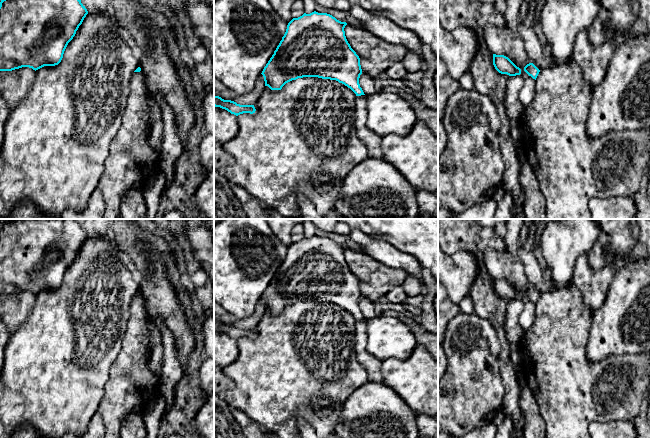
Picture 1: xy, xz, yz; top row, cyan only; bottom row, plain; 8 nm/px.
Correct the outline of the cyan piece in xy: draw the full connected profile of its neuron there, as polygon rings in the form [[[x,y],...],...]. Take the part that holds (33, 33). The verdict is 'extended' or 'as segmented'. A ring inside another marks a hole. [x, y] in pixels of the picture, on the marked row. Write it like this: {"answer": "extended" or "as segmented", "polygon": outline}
{"answer": "as segmented", "polygon": [[[1,0],[0,2],[0,71],[22,67],[38,70],[58,65],[68,43],[88,14],[81,0]]]}

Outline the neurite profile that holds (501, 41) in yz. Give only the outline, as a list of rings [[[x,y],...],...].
[[[487,24],[485,26],[485,41],[492,54],[508,57],[521,69],[520,76],[524,80],[524,85],[519,94],[519,103],[524,112],[535,98],[536,80],[524,71],[524,67],[531,63],[531,61],[525,50],[523,40],[507,26],[500,28],[492,24]]]

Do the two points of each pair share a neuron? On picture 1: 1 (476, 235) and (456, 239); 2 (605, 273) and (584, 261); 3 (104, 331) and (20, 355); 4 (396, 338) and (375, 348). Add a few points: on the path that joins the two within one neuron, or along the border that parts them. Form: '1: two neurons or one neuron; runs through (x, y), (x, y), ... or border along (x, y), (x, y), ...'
1: one neuron; runs through (471, 235), (461, 235)
2: one neuron; runs through (599, 273), (593, 273), (587, 267)
3: one neuron; runs through (83, 331), (80, 331), (56, 355), (41, 355)
4: one neuron; runs through (391, 338), (386, 338), (380, 343)

